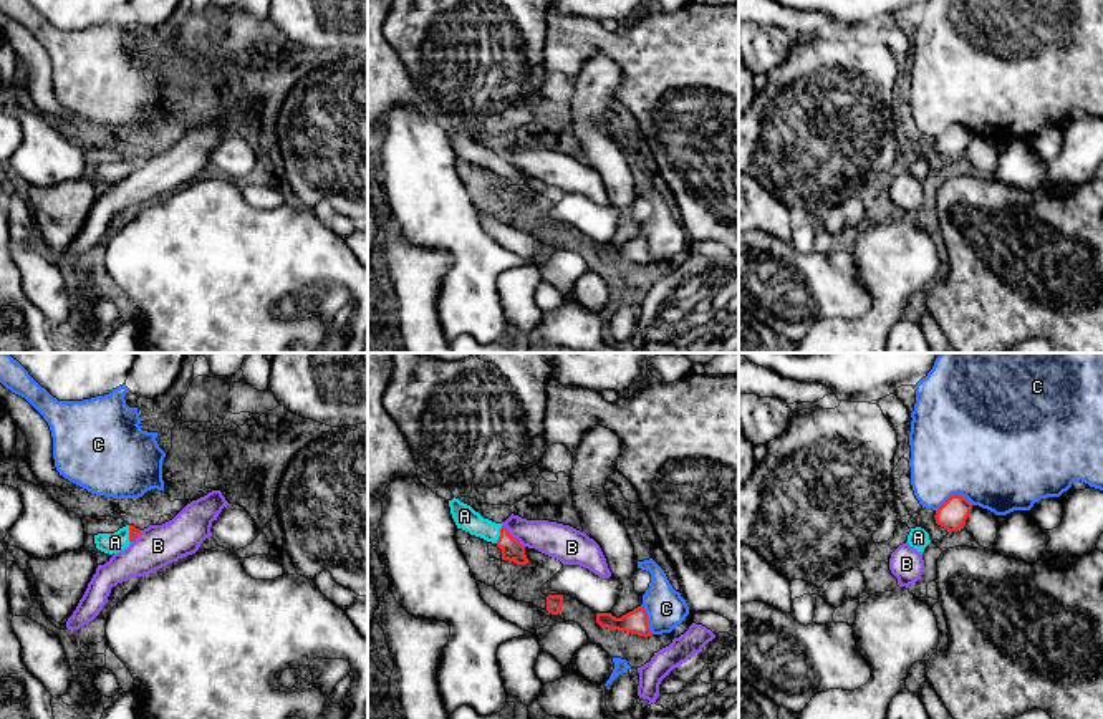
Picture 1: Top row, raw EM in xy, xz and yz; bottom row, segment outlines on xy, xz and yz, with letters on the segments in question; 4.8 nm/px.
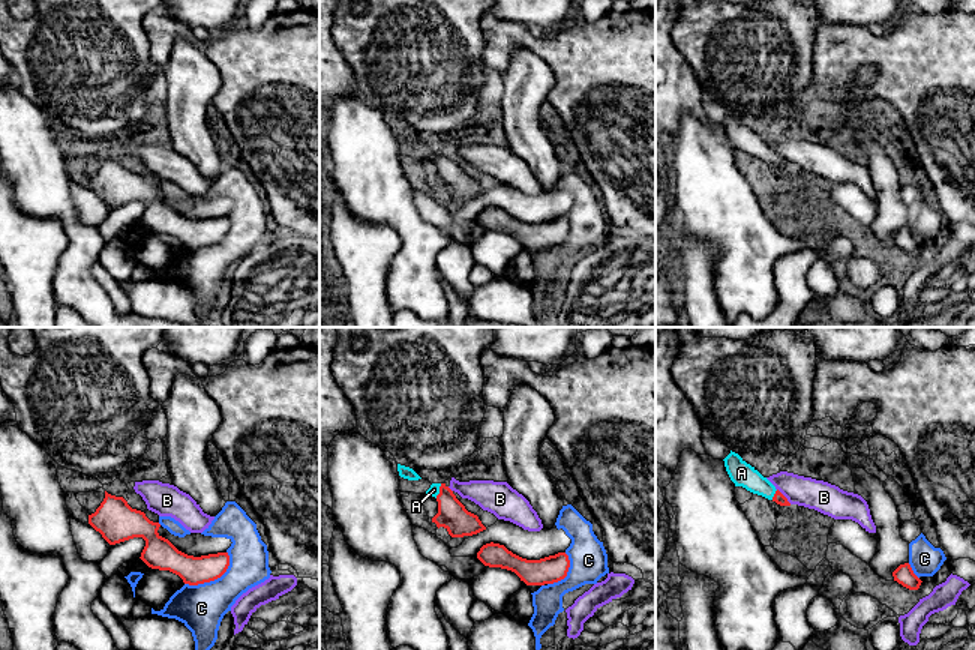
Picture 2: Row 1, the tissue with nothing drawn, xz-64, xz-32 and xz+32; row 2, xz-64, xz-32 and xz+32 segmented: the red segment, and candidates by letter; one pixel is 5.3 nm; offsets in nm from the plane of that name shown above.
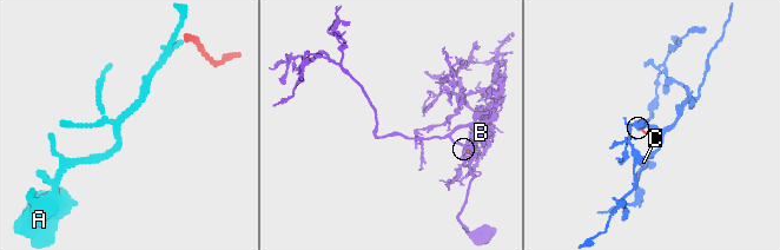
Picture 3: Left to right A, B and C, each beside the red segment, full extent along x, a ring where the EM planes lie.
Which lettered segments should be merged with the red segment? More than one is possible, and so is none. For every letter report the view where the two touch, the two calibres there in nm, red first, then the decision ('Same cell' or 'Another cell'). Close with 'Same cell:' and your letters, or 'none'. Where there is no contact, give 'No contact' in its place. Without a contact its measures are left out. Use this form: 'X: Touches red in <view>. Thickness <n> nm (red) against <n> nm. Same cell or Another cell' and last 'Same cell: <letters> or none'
A: Touches red in xz. Thickness 110 nm (red) against 110 nm. Same cell
B: Touches red in xz. Thickness 110 nm (red) against 170 nm. Another cell
C: Touches red in yz. Thickness 140 nm (red) against 500 nm. Another cell
Same cell: A

